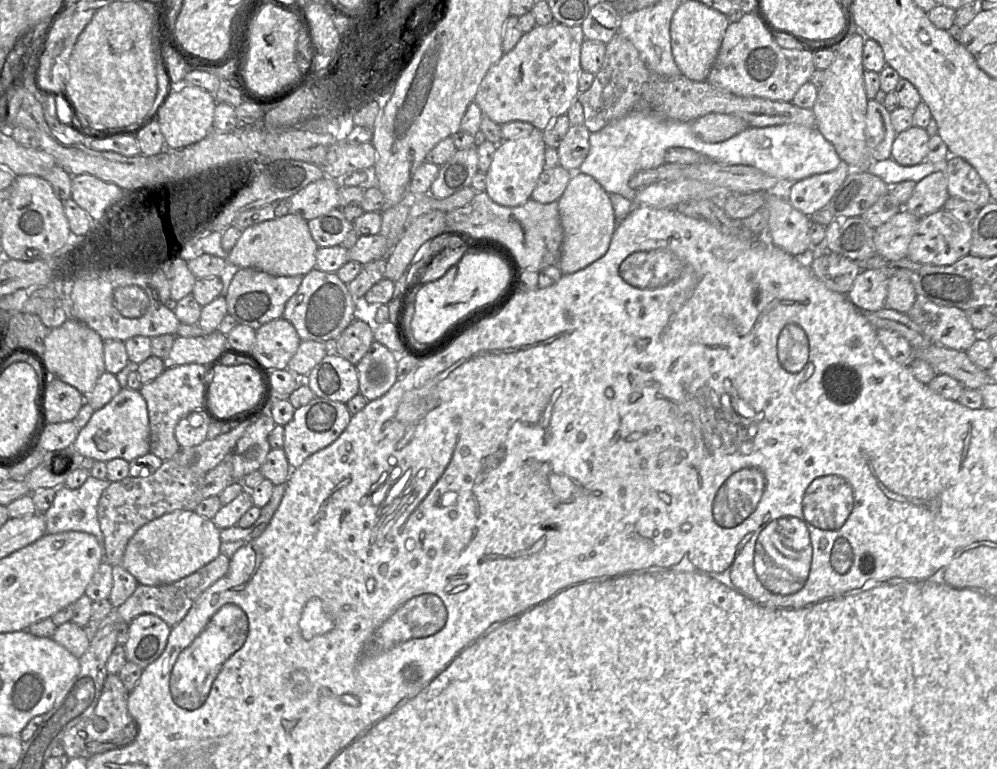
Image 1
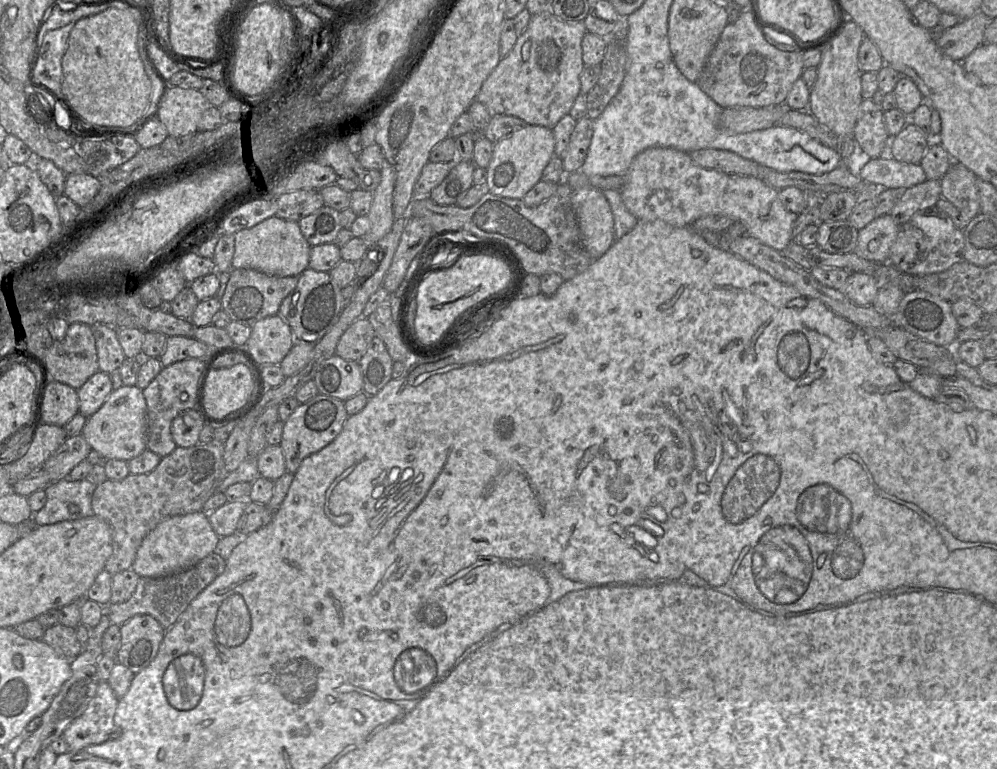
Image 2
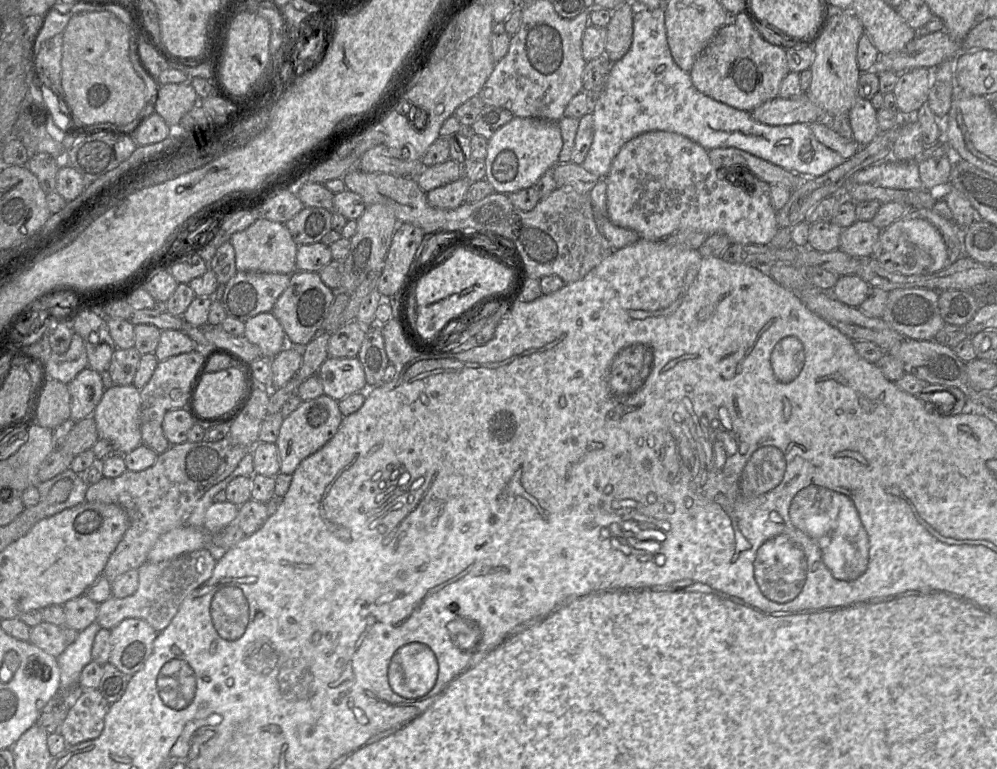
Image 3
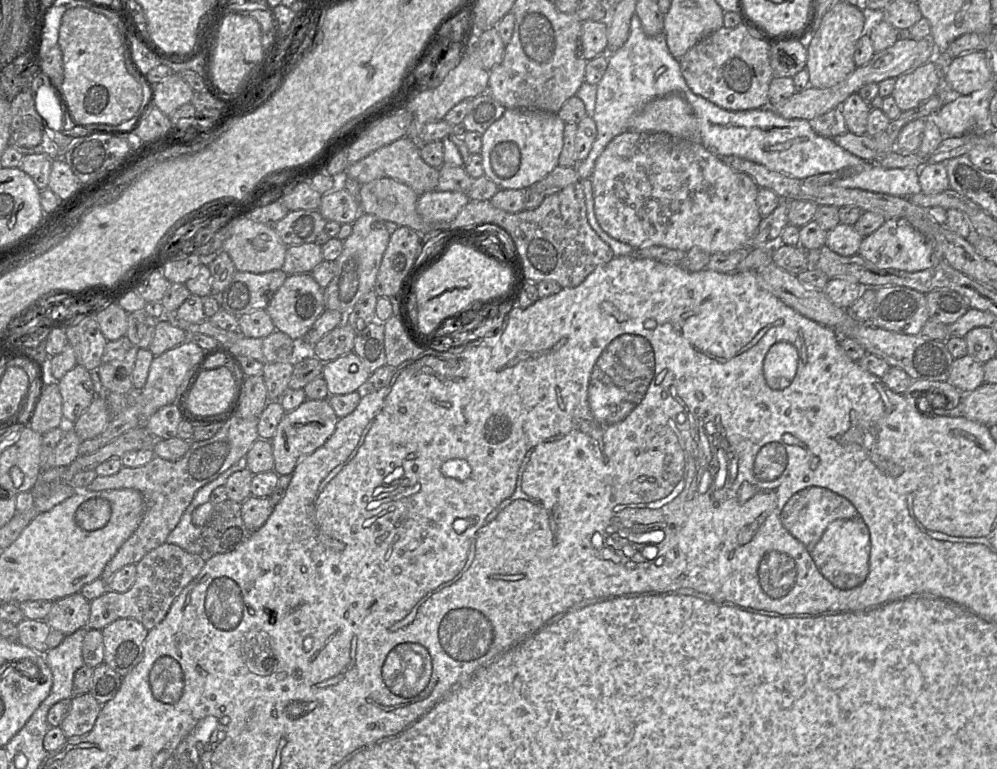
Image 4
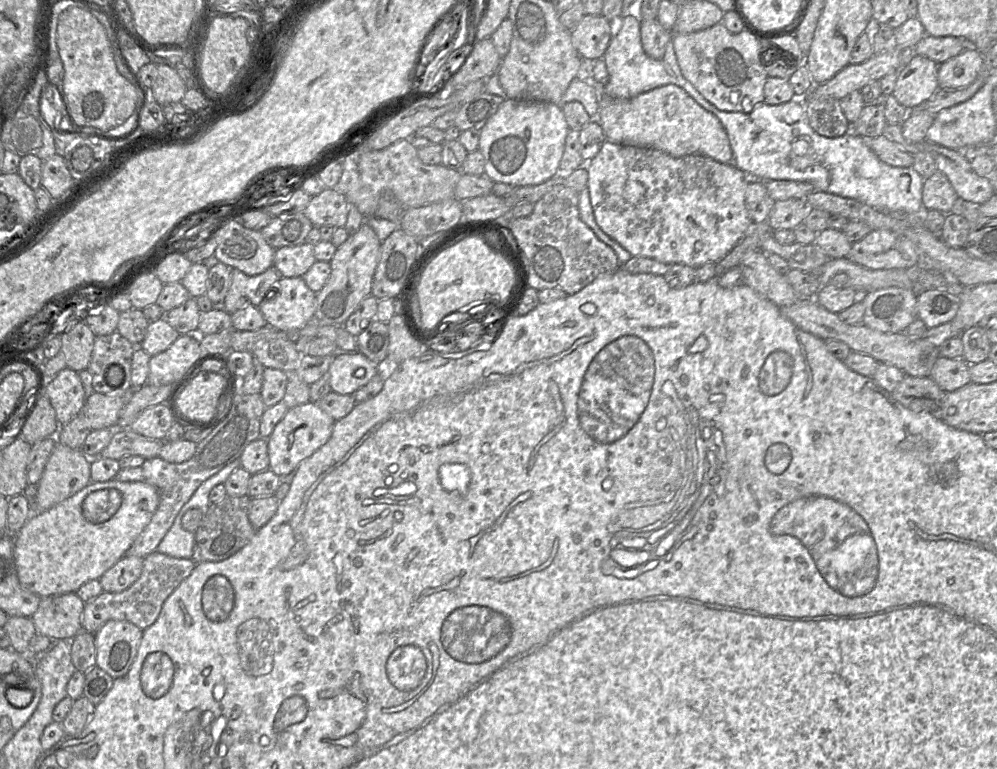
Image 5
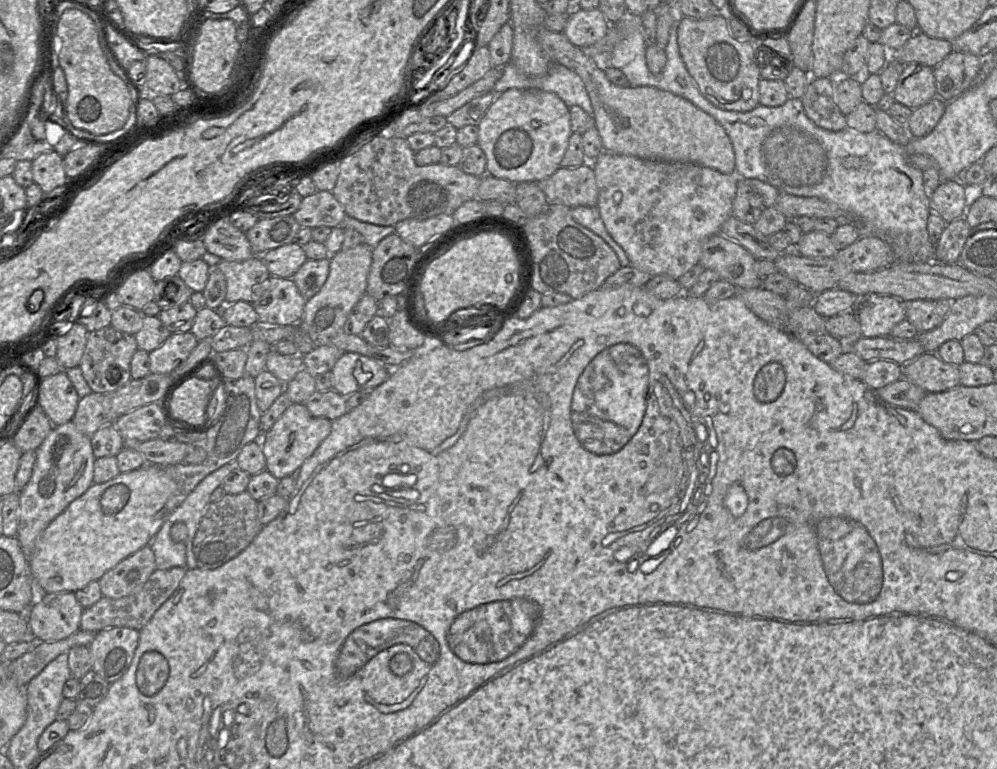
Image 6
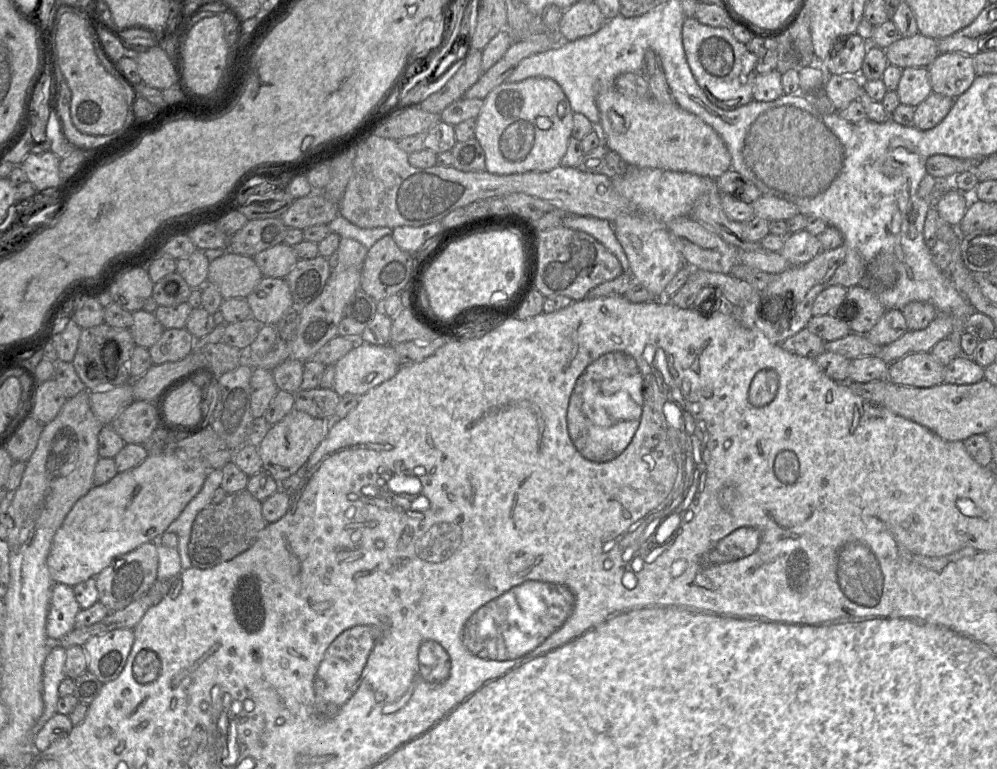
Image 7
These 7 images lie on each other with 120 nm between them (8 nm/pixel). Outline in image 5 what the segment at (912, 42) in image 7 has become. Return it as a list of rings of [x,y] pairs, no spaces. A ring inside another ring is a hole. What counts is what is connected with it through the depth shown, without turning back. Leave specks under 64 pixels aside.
[[[926,34],[914,47],[913,53],[925,56],[937,64],[957,56],[969,45],[958,37],[934,37]]]

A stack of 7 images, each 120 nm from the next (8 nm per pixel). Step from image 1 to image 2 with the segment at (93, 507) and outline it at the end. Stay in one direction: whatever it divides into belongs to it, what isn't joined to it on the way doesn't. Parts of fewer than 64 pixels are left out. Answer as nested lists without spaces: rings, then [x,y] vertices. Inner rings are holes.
[[[65,478],[52,482],[44,489],[46,503],[41,510],[34,513],[33,525],[43,526],[93,516],[92,495],[96,487],[96,484],[87,479],[71,481]],[[69,504],[77,505],[79,512],[71,514],[68,510]]]

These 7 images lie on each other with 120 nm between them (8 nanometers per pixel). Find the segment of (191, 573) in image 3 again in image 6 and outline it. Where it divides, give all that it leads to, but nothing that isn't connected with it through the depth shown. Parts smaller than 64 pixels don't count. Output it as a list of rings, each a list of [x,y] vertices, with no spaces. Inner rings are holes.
[[[173,567],[166,570],[155,569],[148,580],[131,594],[119,599],[102,596],[94,605],[83,610],[80,622],[81,630],[99,632],[112,627],[128,627],[137,631],[141,630],[178,588],[187,570],[188,568],[185,567]]]

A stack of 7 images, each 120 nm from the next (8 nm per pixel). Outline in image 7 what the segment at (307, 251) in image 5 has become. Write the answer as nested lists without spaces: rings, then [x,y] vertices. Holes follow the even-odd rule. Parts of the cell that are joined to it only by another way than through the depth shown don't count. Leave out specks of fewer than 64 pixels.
[[[280,243],[253,256],[264,277],[285,278],[298,261],[293,246]]]

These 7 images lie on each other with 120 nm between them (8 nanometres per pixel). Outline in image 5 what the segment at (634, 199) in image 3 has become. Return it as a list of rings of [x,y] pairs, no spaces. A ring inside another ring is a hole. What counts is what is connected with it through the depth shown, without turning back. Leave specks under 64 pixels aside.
[[[606,140],[598,154],[586,163],[586,170],[588,172],[587,188],[596,223],[605,234],[627,250],[632,257],[647,257],[669,265],[683,264],[697,269],[707,262],[716,263],[723,259],[753,226],[745,206],[746,188],[751,178],[733,163],[723,164],[700,154],[675,158],[656,149],[620,145]]]

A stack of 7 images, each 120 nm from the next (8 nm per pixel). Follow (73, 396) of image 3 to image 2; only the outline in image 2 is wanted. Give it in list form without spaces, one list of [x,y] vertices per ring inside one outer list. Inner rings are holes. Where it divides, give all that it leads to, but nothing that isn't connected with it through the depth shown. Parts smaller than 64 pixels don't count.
[[[98,371],[77,390],[79,400],[79,413],[89,418],[104,404],[113,391],[109,374]]]

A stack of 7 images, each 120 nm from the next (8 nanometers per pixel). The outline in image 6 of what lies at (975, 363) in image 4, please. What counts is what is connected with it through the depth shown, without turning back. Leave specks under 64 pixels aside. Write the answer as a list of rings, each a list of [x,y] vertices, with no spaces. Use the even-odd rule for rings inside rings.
[[[925,352],[902,365],[902,377],[927,393],[943,392],[960,384],[958,366],[943,361],[936,352]]]

